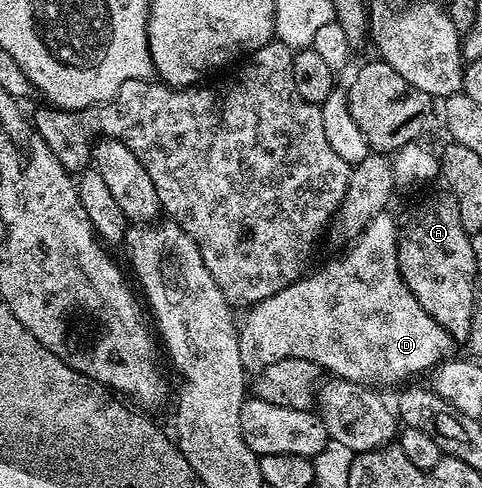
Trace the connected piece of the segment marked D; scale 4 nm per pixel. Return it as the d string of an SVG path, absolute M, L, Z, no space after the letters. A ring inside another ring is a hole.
M385 212L374 216L374 220L366 224L366 228L345 249L348 251L341 258L334 259L313 274L305 273L245 313L248 315L244 322L242 318L238 326L238 352L242 356L245 371L261 370L266 368L266 364L274 364L274 360L301 358L310 360L329 375L375 387L376 381L403 383L407 374L416 374L427 366L435 367L453 357L452 335L426 313L422 304L418 304L414 292L410 292L400 274L396 251L398 222L390 215Z

